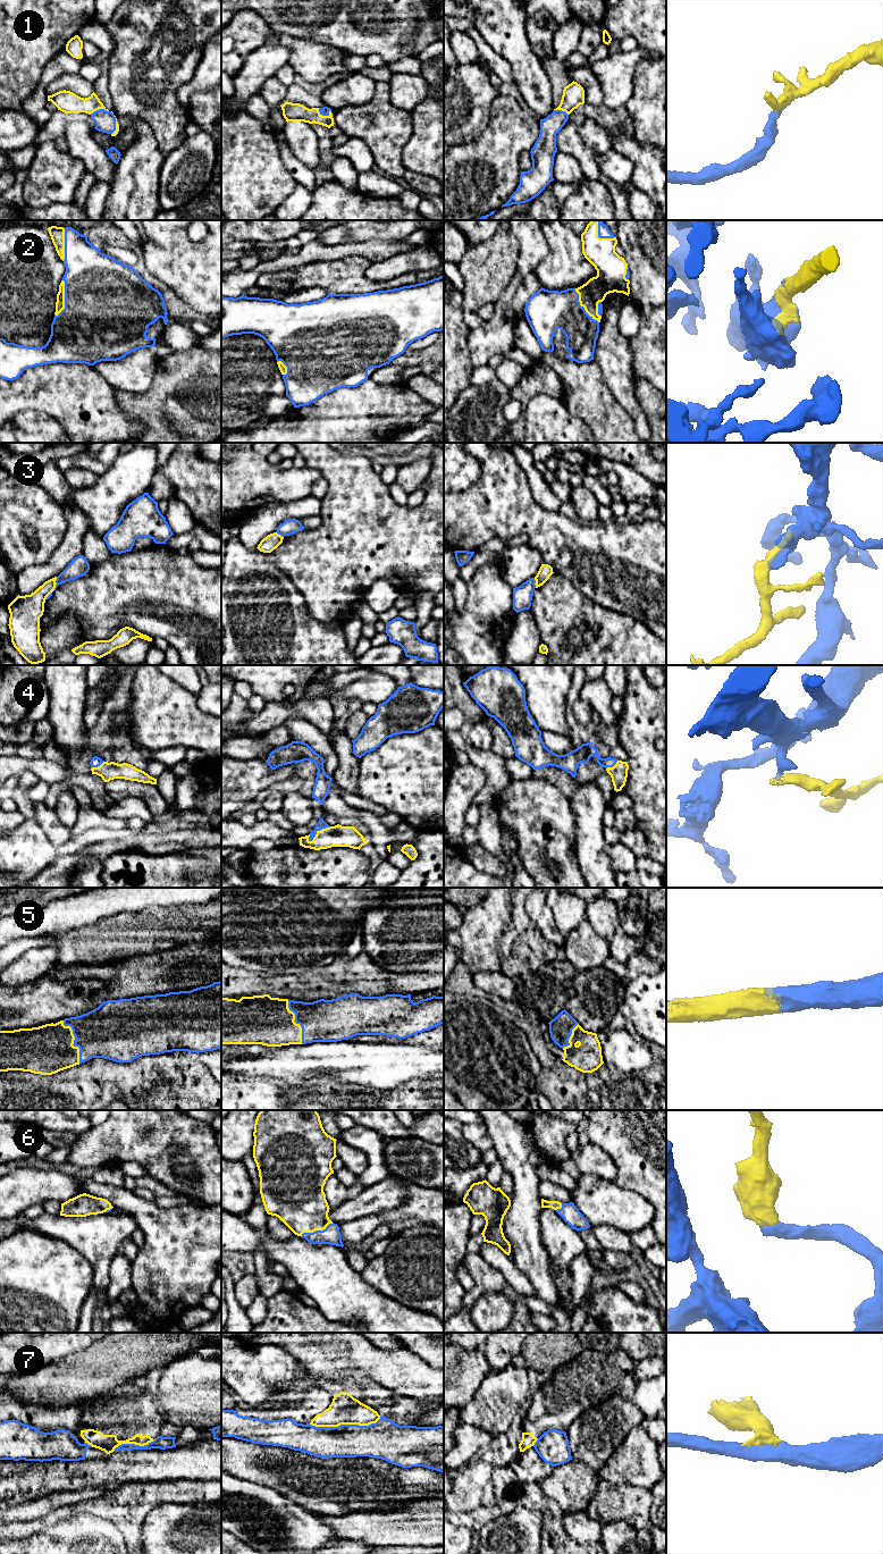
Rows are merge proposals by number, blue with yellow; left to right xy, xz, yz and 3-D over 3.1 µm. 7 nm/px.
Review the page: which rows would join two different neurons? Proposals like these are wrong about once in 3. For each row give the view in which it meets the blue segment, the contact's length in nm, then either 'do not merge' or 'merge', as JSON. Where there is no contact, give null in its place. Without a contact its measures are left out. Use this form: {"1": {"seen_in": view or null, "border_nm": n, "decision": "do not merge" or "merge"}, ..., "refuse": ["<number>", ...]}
{"1": {"seen_in": "xz", "border_nm": 100, "decision": "merge"}, "2": {"seen_in": "yz", "border_nm": 300, "decision": "merge"}, "3": {"seen_in": "xy", "border_nm": 180, "decision": "do not merge"}, "4": {"seen_in": "xz", "border_nm": 190, "decision": "merge"}, "5": {"seen_in": "xy", "border_nm": 320, "decision": "merge"}, "6": {"seen_in": "xz", "border_nm": 260, "decision": "merge"}, "7": {"seen_in": "xz", "border_nm": 500, "decision": "do not merge"}, "refuse": ["3", "7"]}

